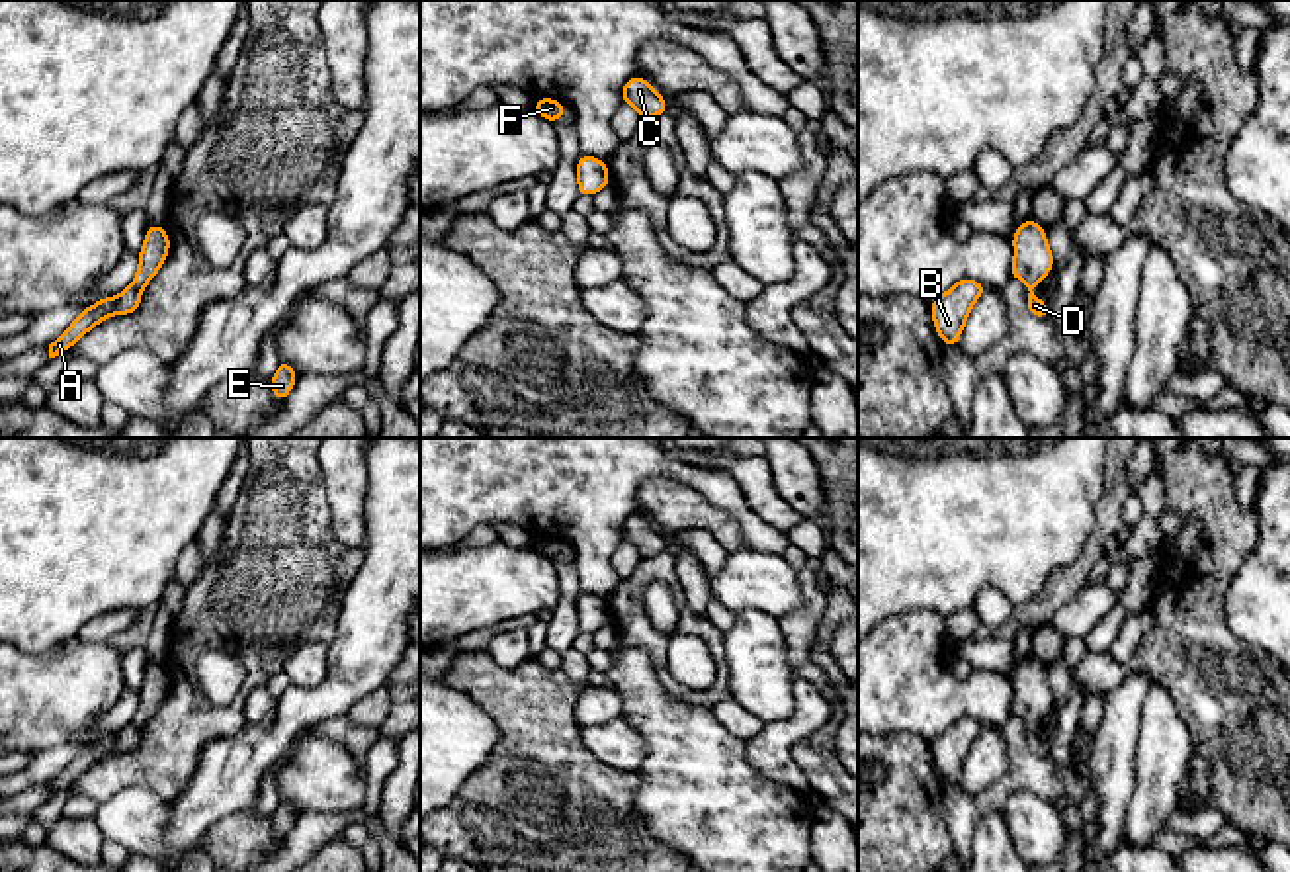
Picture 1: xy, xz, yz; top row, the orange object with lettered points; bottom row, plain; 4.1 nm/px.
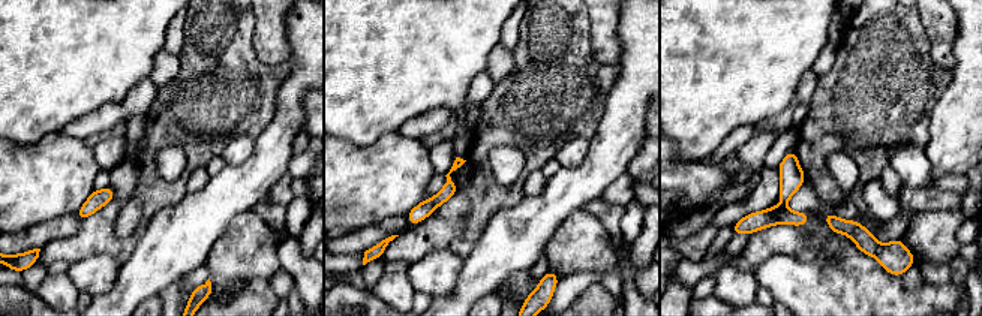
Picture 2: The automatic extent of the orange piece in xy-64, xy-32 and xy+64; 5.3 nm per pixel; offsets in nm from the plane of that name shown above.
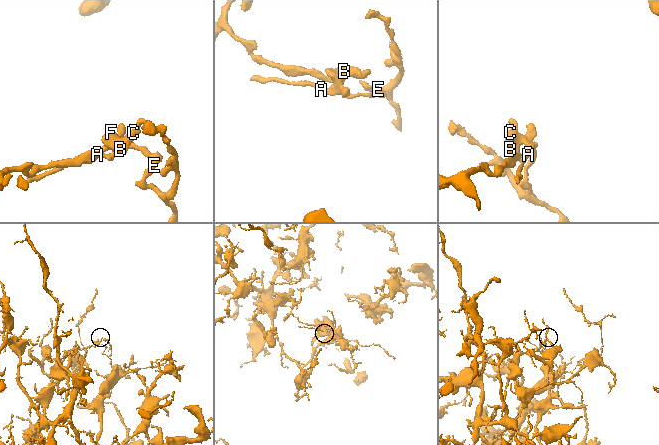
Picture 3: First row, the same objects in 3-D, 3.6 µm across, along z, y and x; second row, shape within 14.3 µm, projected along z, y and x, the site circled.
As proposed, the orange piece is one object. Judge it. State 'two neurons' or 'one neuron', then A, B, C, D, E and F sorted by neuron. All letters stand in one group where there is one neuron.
one neuron; A B C D E F

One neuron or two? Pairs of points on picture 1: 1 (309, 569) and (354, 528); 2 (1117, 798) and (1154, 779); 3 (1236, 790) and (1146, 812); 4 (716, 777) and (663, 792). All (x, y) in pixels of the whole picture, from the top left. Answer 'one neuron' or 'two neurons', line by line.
1: two neurons
2: two neurons
3: two neurons
4: one neuron

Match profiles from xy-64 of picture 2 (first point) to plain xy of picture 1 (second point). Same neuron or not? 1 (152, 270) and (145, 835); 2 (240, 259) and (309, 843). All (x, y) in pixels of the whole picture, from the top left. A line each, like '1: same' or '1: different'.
1: different
2: different

